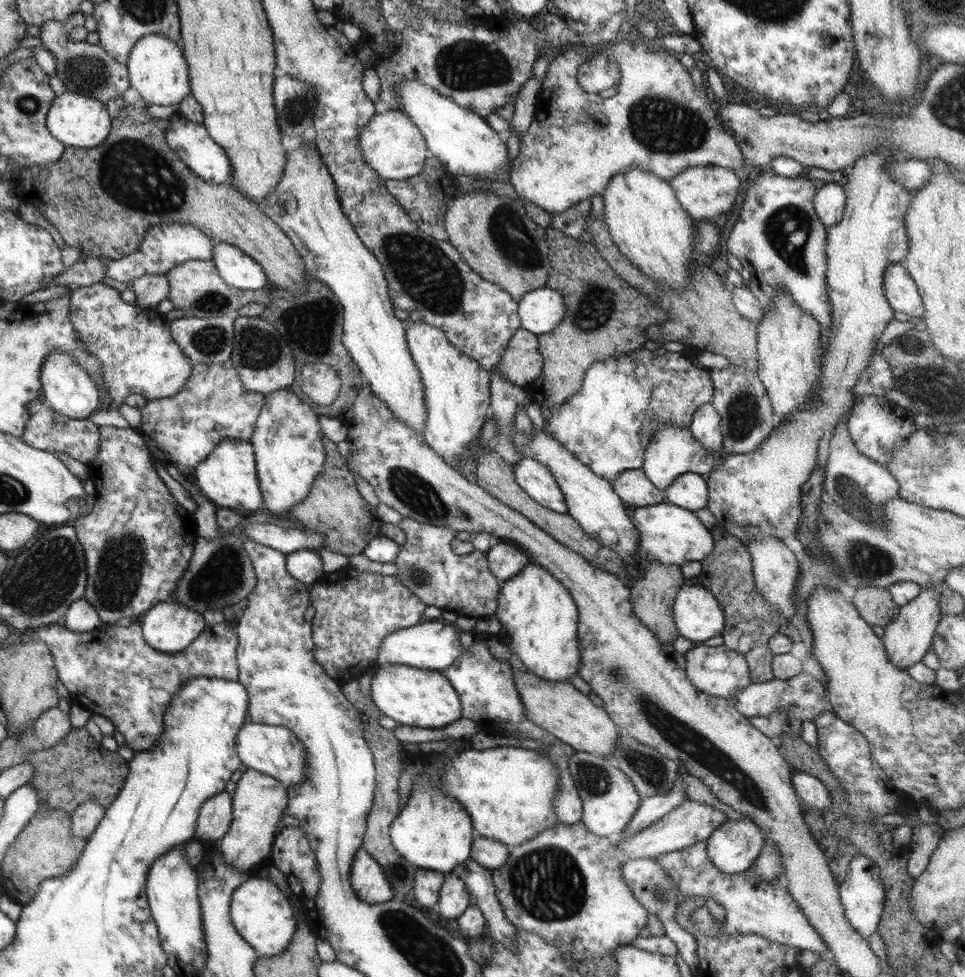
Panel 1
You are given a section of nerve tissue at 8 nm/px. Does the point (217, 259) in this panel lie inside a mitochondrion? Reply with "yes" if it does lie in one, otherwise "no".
no

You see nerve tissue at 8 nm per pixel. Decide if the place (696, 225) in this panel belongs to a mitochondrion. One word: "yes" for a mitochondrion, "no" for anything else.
no

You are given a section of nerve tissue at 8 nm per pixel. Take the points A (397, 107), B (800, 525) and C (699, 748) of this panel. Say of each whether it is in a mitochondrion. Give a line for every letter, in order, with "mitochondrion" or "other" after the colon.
A: other
B: other
C: mitochondrion

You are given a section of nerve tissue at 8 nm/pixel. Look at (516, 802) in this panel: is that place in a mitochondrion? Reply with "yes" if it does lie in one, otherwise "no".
no

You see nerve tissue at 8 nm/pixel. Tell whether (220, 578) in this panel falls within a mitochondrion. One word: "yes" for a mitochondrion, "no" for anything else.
yes

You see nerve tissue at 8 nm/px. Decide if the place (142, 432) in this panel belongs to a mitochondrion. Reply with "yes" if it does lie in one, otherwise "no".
no

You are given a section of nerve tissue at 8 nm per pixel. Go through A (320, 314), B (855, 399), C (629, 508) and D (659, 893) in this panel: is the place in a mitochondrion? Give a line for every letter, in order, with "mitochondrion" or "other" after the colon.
A: other
B: other
C: other
D: mitochondrion

